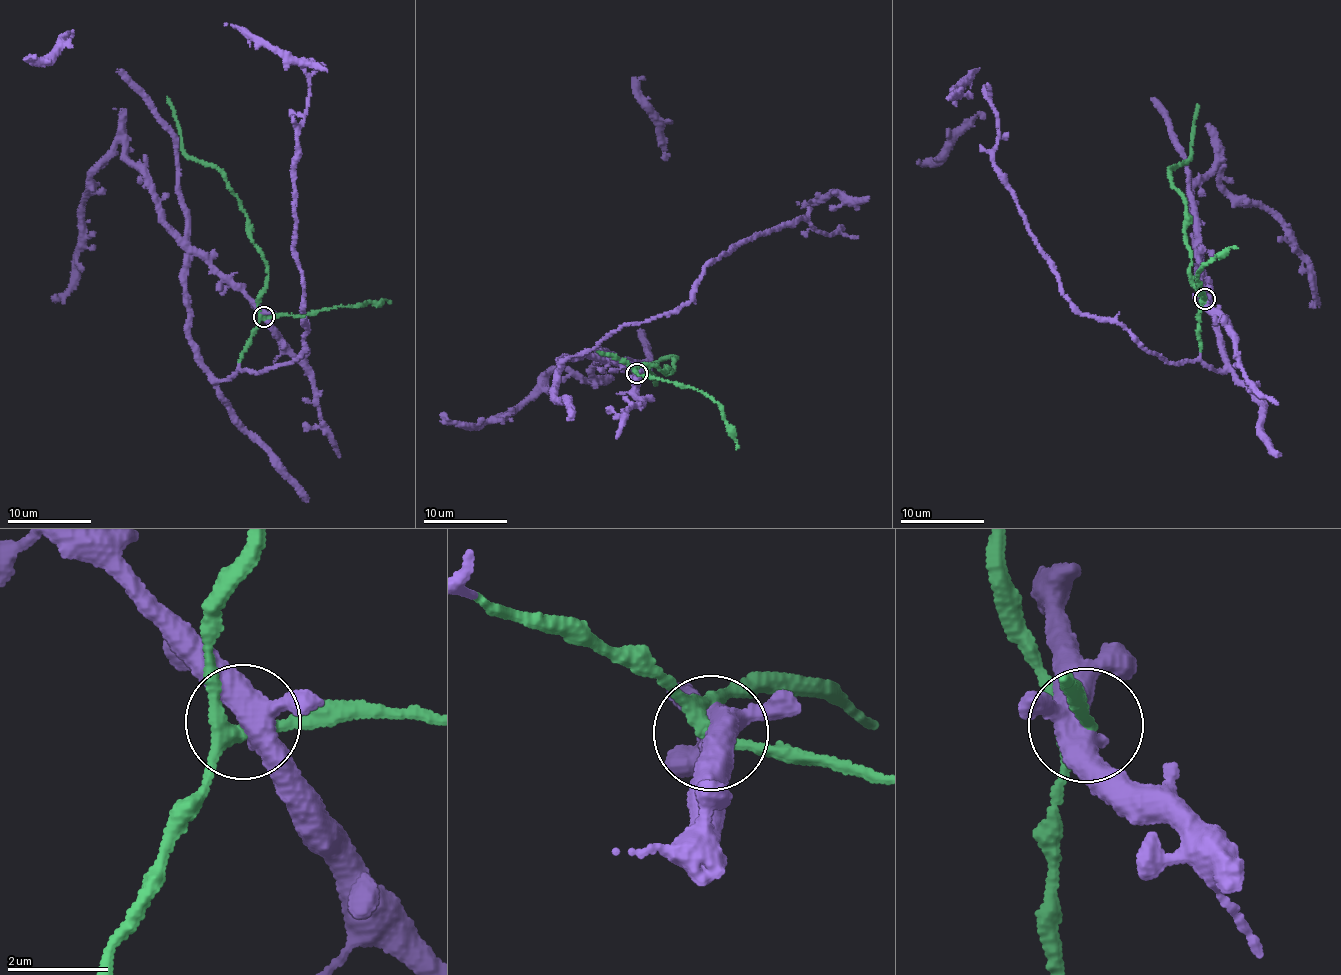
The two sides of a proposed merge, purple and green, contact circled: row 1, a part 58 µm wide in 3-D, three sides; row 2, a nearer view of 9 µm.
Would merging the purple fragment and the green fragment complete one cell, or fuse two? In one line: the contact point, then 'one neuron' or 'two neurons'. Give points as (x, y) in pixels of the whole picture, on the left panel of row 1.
place (263, 316); one neuron

